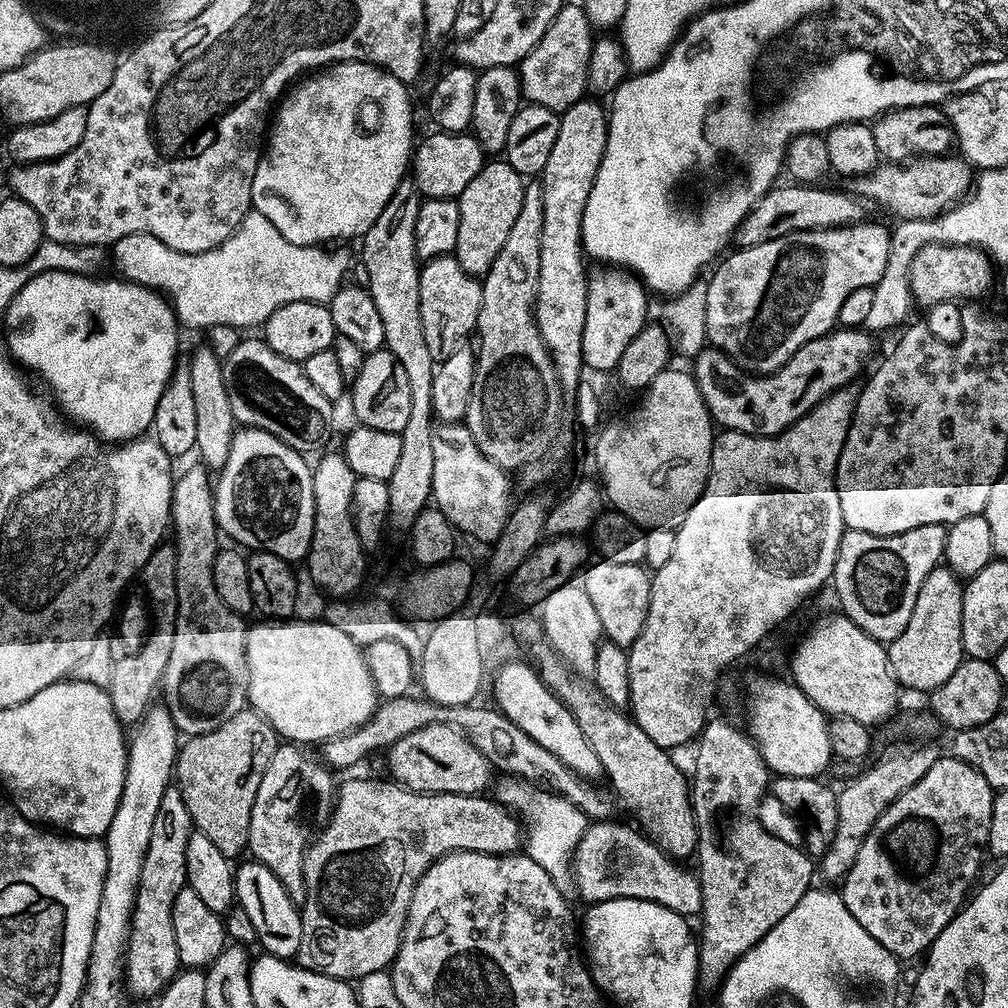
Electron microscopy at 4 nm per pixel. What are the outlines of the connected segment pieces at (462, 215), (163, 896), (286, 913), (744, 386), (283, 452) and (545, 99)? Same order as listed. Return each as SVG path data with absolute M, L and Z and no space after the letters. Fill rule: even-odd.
M492 158L484 163L478 174L474 174L470 186L462 190L458 198L458 242L454 255L466 274L483 278L490 266L494 266L494 258L498 258L498 250L502 250L514 221L518 218L525 183L525 177L514 170L507 159Z
M169 786L158 805L154 831L150 834L150 850L142 862L138 882L136 909L132 911L132 929L128 932L128 946L124 954L124 983L127 991L136 996L159 997L170 981L181 971L178 942L174 942L174 898L186 887L186 842L194 825L186 810L186 802L179 788Z
M247 862L235 869L236 877L236 899L235 903L242 910L246 910L246 915L252 920L256 939L259 947L267 955L276 956L280 960L291 961L296 955L296 951L302 946L304 941L304 922L301 909L286 894L286 886L270 874L266 866L255 862Z
M837 327L824 336L806 342L778 371L767 374L745 372L725 352L708 346L694 358L696 385L706 402L708 413L721 429L745 432L751 436L776 436L802 419L815 404L822 402L830 393L853 383L851 380L863 370L864 363L872 356L871 339L873 337L860 328Z
M241 427L232 439L226 466L214 482L217 529L245 549L278 554L289 562L303 561L314 530L312 468L304 460L301 453L274 438L274 434ZM296 507L304 512L295 512L292 508Z
M579 3L563 4L546 34L542 34L534 50L530 50L518 65L523 99L529 104L546 106L558 114L574 106L574 102L585 99L593 39L594 27L585 8Z

